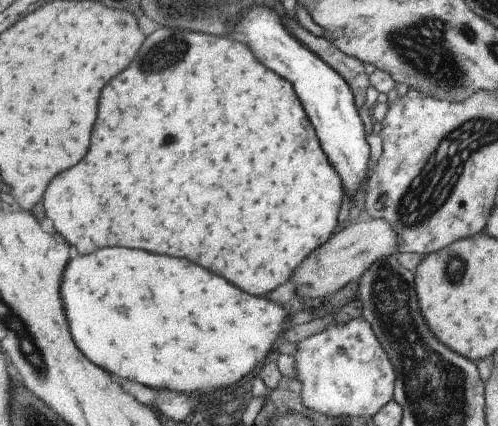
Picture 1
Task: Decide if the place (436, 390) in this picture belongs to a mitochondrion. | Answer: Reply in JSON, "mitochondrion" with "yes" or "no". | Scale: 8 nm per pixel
{"mitochondrion":"yes"}

